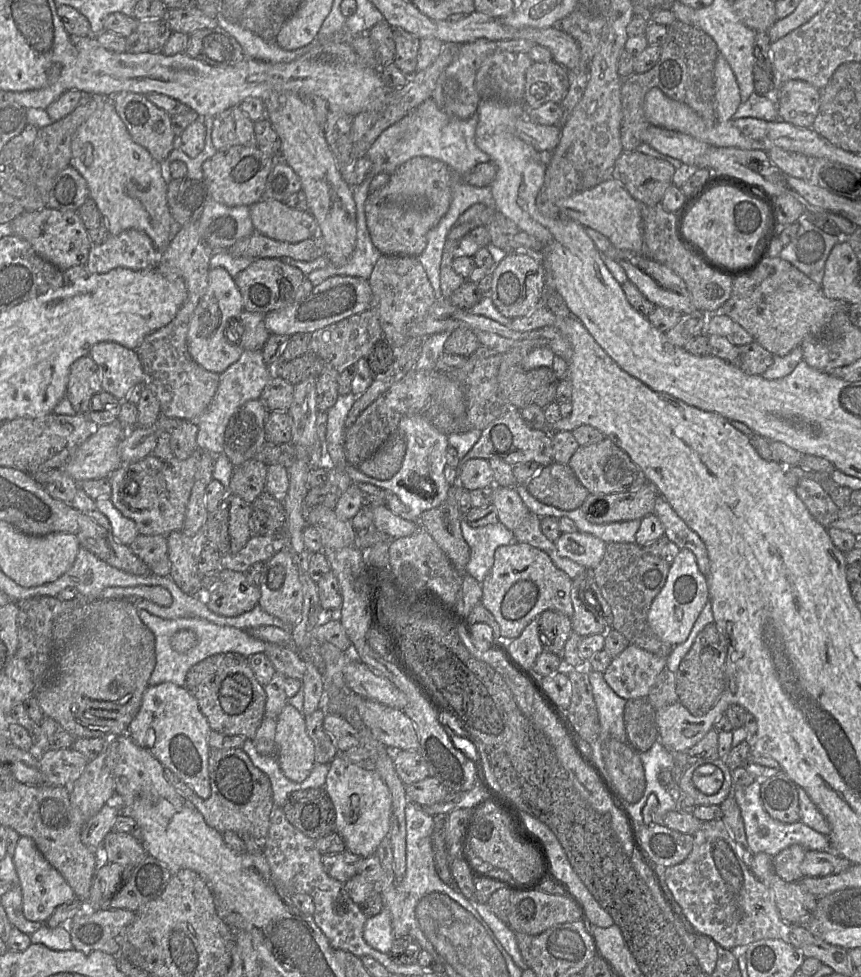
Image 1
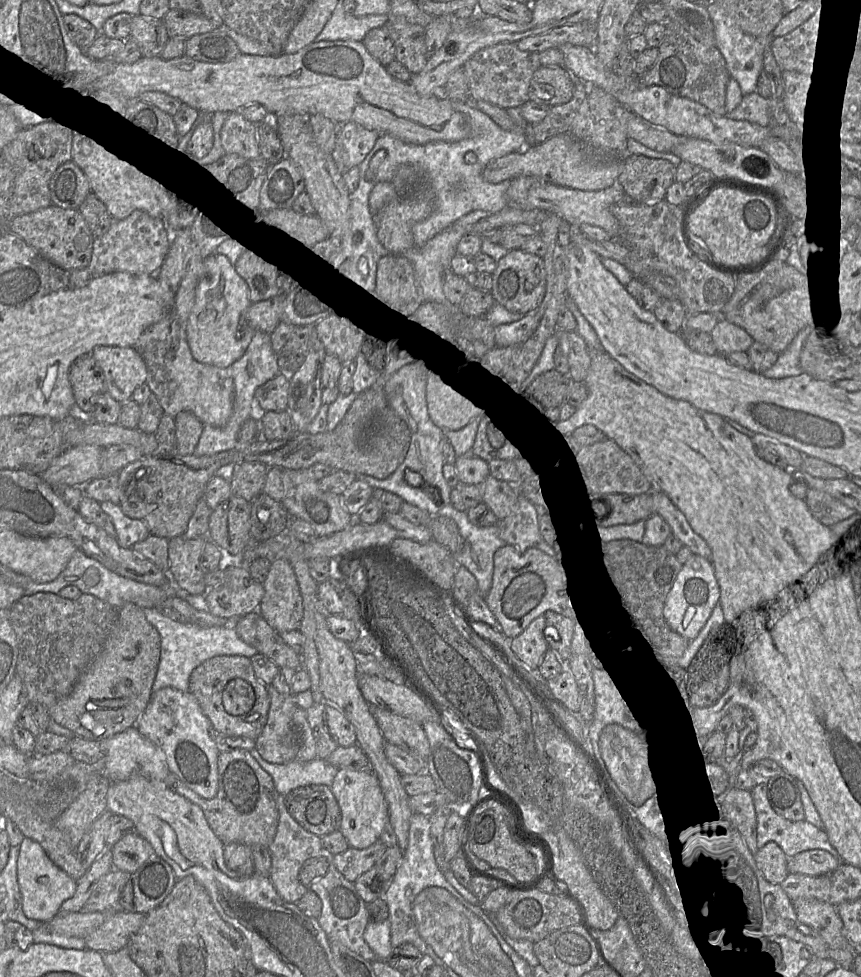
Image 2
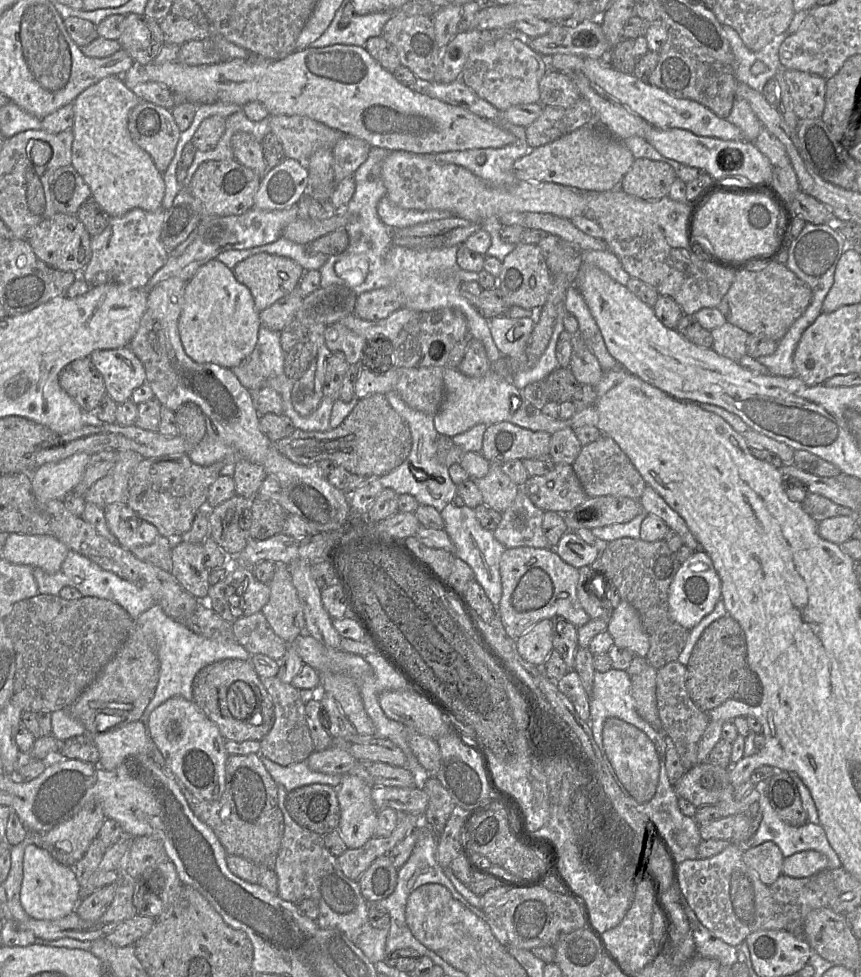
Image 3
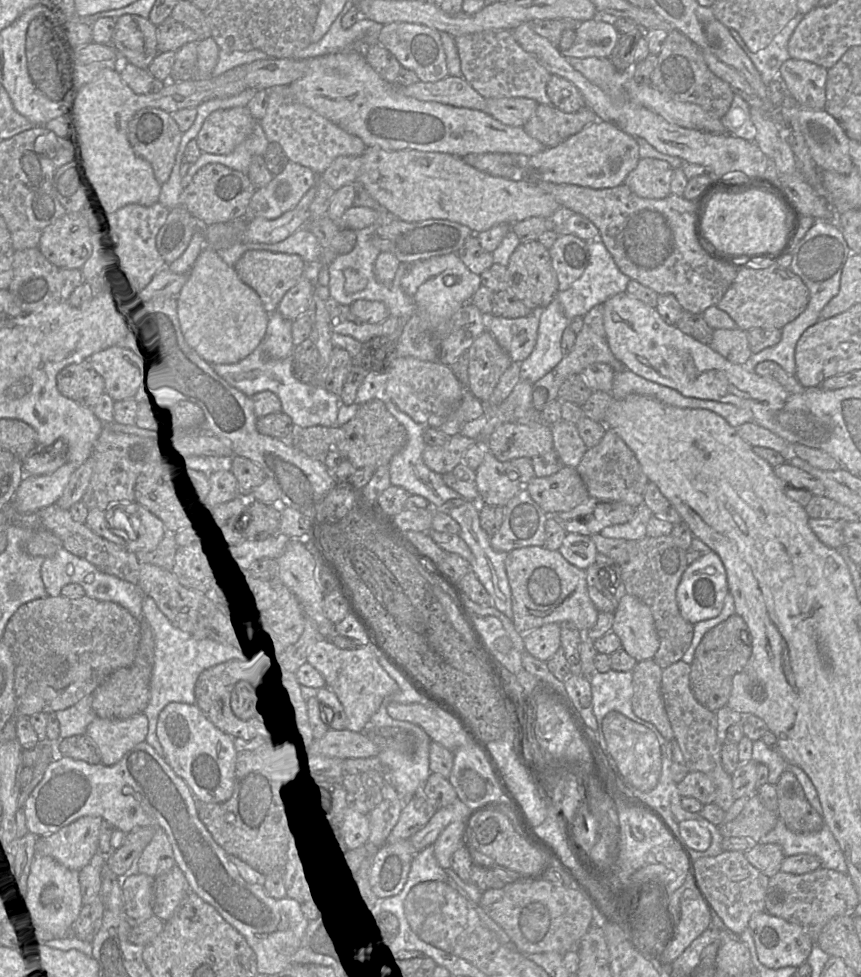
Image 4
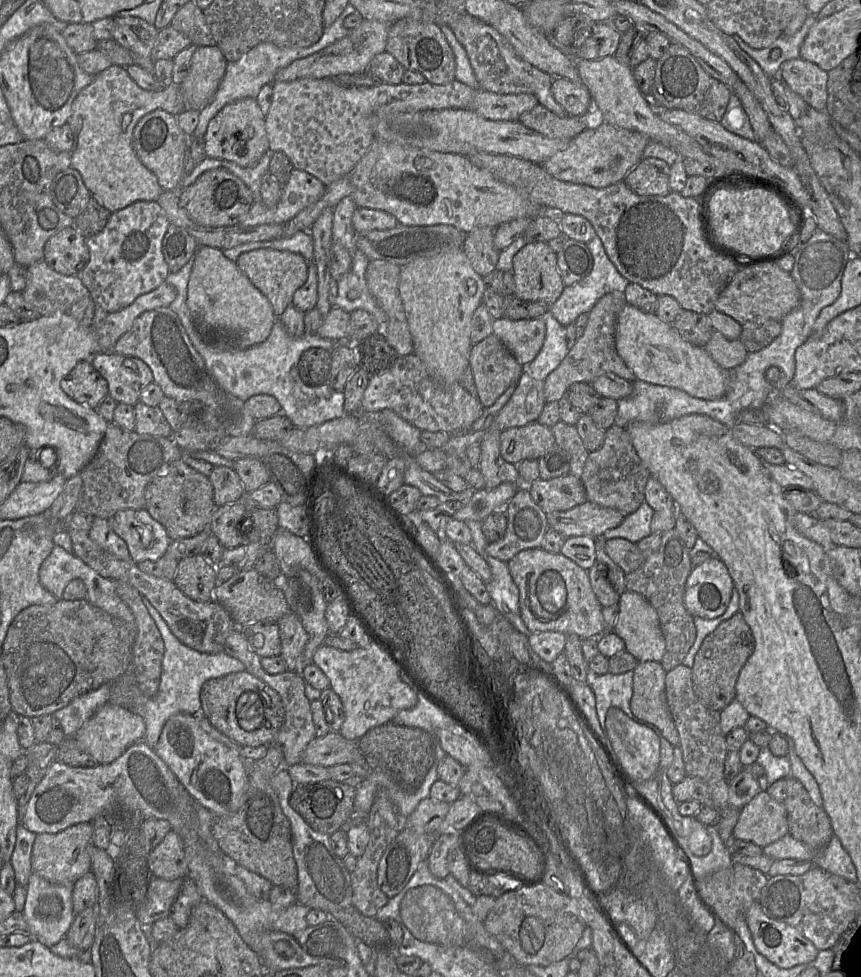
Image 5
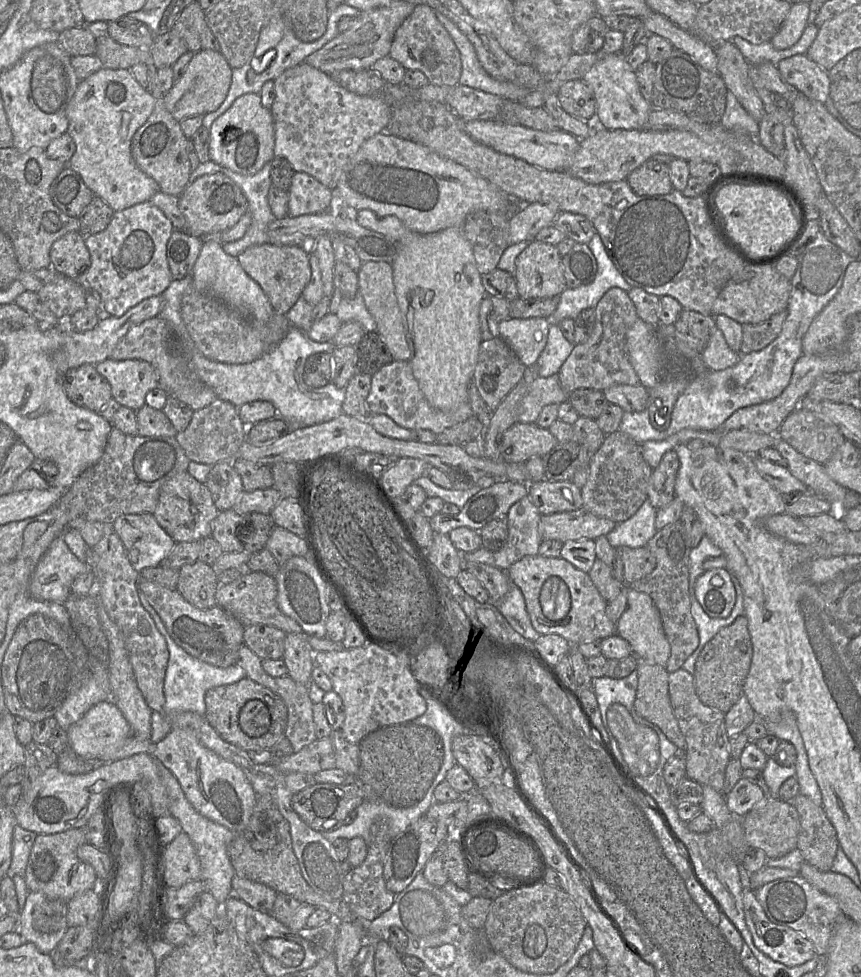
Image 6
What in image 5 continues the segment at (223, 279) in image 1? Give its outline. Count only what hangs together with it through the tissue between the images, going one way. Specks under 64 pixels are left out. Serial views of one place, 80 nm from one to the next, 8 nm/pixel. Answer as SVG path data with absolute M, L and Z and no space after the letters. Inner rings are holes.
M199 246L194 255L194 265L187 287L186 305L197 326L204 324L220 331L220 333L211 336L209 341L227 344L234 342L234 344L238 345L238 348L248 348L265 341L278 319L268 299L240 271L236 262L226 258L220 249L210 246Z

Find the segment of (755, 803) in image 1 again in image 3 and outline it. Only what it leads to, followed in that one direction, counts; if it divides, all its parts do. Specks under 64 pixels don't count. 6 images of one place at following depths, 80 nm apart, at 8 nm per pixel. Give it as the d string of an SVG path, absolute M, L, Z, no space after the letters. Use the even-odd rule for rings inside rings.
M755 785L755 788L760 793L761 821L747 846L755 847L770 841L779 847L784 858L801 851L813 850L827 857L829 869L842 867L820 823L807 822L799 827L785 823L772 809L764 794L764 788L760 785Z

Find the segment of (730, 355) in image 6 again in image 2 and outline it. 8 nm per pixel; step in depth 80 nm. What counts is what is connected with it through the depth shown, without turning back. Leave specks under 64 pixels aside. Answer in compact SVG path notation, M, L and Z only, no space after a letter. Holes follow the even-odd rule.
M721 317L709 334L719 355L746 352L753 343L743 328Z

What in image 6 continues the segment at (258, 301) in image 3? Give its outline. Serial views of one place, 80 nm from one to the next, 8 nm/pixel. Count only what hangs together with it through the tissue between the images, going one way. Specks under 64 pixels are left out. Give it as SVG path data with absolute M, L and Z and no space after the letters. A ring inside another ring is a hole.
M272 243L253 245L240 253L237 259L244 271L262 288L270 300L273 310L283 315L285 315L301 297L303 289L311 278L308 245L307 250L298 245L275 245Z

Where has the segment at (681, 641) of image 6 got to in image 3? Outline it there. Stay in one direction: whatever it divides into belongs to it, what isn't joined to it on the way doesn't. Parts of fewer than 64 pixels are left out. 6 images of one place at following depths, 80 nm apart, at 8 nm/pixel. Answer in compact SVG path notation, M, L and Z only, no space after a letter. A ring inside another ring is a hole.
M624 537L608 542L599 558L587 565L597 566L598 577L602 578L602 582L608 586L613 584L621 600L628 602L638 612L649 638L650 646L646 659L648 664L656 669L677 661L690 633L690 630L670 617L668 609L668 589L680 564L676 552L669 549L665 540L647 542Z

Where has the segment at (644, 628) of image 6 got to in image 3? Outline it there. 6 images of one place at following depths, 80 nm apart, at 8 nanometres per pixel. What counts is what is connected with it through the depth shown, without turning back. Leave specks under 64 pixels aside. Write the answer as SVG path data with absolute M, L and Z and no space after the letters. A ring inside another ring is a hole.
M621 601L608 619L606 631L612 636L614 644L630 650L634 656L646 657L649 650L649 638L643 629L636 609L626 601Z

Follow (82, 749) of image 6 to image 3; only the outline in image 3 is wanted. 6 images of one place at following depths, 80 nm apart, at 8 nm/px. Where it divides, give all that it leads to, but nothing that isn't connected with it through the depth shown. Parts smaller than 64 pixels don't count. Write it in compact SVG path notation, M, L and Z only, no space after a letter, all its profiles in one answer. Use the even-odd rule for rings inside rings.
M141 720L97 734L92 741L99 752L99 766L108 771L114 770L131 755L151 754L152 740L147 726Z

